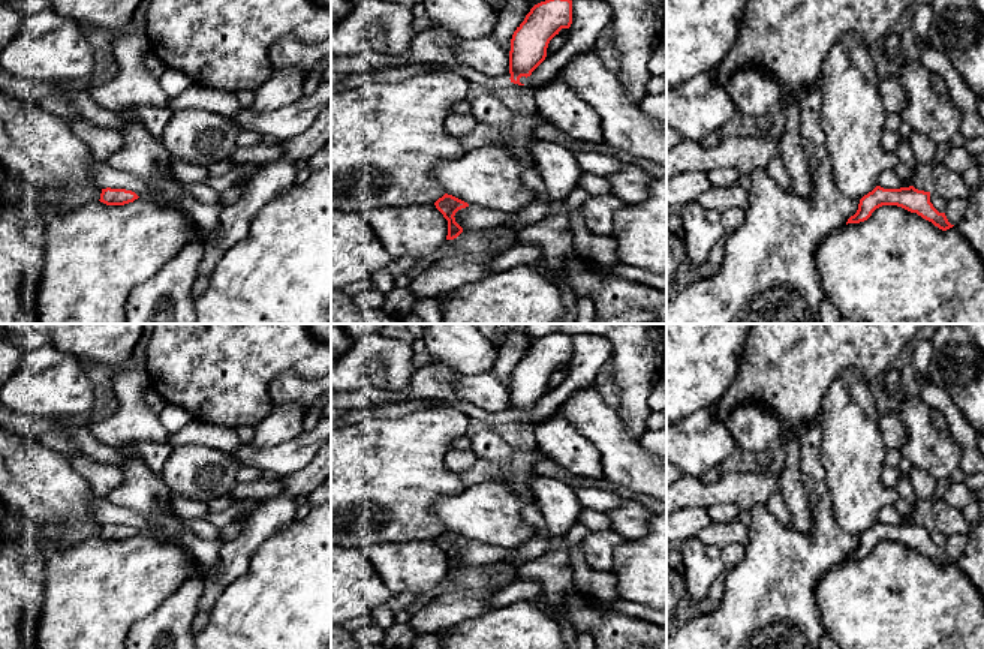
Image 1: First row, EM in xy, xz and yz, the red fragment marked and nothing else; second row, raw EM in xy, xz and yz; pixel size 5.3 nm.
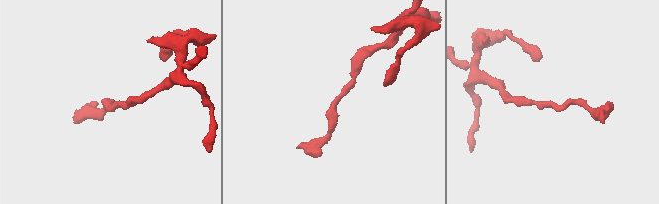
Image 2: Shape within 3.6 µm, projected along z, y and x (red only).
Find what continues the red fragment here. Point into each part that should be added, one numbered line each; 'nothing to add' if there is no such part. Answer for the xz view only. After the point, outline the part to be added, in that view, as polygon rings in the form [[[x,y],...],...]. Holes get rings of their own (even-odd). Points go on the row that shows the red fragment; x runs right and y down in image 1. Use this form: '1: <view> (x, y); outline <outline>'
nothing to add

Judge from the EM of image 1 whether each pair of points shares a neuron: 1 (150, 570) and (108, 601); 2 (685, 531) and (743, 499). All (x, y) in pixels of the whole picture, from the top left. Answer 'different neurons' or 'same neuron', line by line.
1: same neuron
2: different neurons

